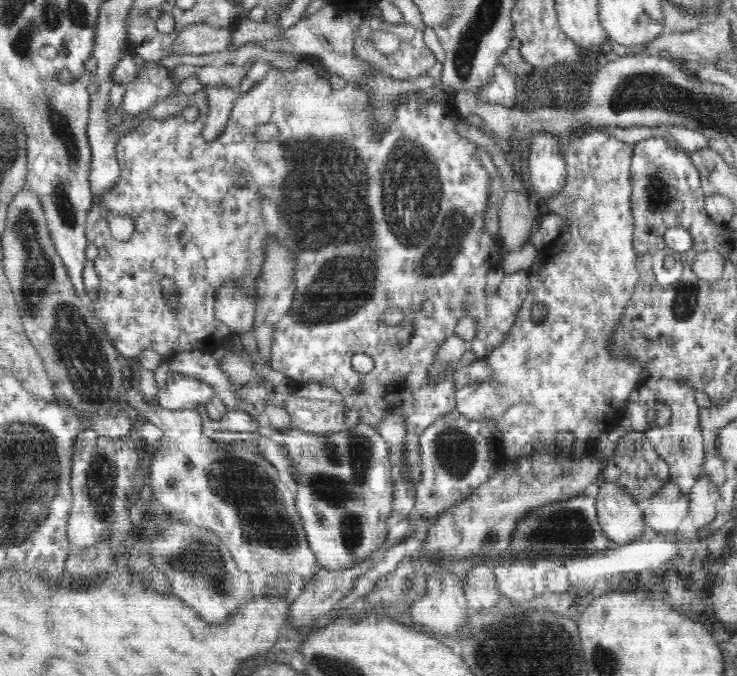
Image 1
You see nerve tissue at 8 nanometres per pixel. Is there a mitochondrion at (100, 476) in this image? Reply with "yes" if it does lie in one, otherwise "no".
yes

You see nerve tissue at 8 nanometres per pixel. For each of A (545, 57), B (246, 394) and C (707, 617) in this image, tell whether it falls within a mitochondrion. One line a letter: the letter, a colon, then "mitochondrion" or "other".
A: other
B: other
C: other

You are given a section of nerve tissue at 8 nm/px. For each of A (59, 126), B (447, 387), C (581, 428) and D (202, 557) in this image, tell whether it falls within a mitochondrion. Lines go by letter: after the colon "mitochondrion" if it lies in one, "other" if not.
A: mitochondrion
B: other
C: other
D: mitochondrion

